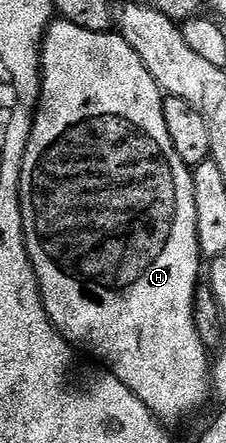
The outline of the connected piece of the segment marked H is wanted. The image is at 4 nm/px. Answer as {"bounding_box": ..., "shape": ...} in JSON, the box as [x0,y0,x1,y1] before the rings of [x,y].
{"bounding_box":[16,18,208,422],"shape":[[[58,18],[50,24],[46,29],[45,39],[40,45],[40,93],[39,101],[36,105],[34,114],[34,125],[30,131],[28,142],[21,149],[22,165],[18,173],[18,193],[16,199],[20,209],[20,225],[26,231],[26,252],[30,264],[34,268],[34,277],[38,279],[38,291],[42,294],[42,304],[46,308],[46,314],[50,317],[55,328],[58,329],[60,335],[67,340],[75,349],[87,348],[90,352],[95,352],[98,356],[103,356],[106,359],[106,364],[114,379],[124,382],[124,386],[133,395],[139,398],[150,407],[150,411],[154,413],[157,419],[163,422],[174,420],[177,416],[182,416],[185,412],[190,412],[193,408],[198,408],[206,400],[206,376],[208,380],[208,364],[206,368],[206,348],[202,345],[202,336],[198,333],[198,324],[194,321],[194,291],[198,288],[198,260],[200,261],[200,253],[198,251],[198,236],[182,236],[182,168],[185,162],[180,158],[180,154],[176,154],[176,150],[172,146],[172,138],[168,138],[168,126],[164,122],[164,110],[162,109],[162,101],[164,93],[158,84],[152,78],[152,74],[148,74],[148,70],[144,66],[144,62],[140,62],[140,54],[136,54],[136,50],[132,50],[132,46],[128,46],[128,42],[117,31],[109,30],[97,32],[96,30],[85,29],[84,26],[73,24],[71,21],[63,18]]]}

